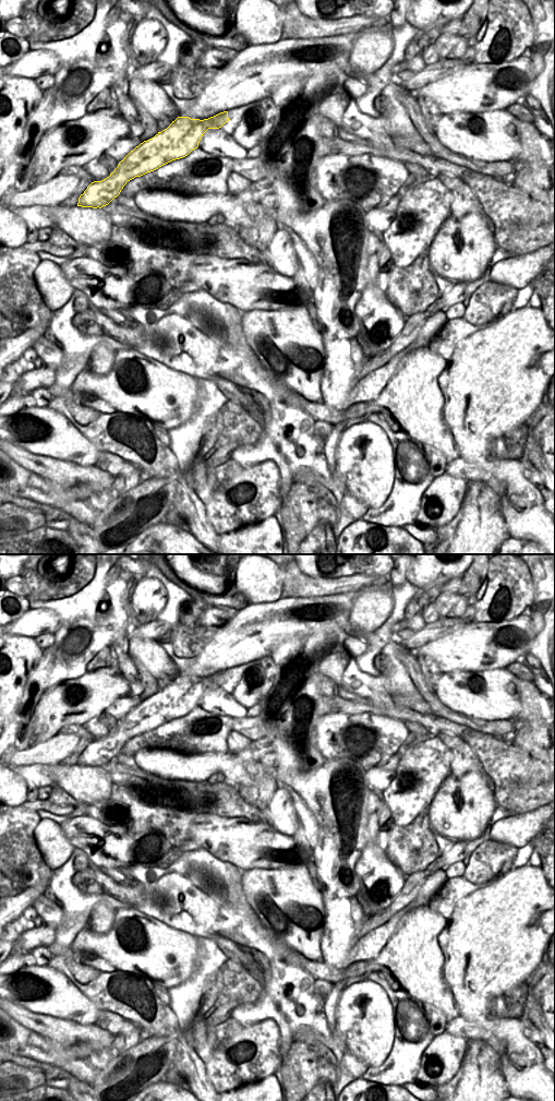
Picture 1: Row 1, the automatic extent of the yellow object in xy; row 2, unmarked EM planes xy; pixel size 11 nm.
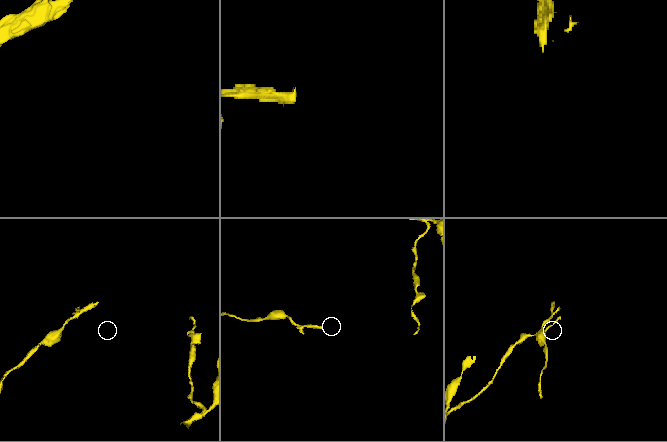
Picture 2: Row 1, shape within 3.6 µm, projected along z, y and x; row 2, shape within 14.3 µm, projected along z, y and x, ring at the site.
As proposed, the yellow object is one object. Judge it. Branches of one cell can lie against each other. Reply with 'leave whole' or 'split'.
leave whole

